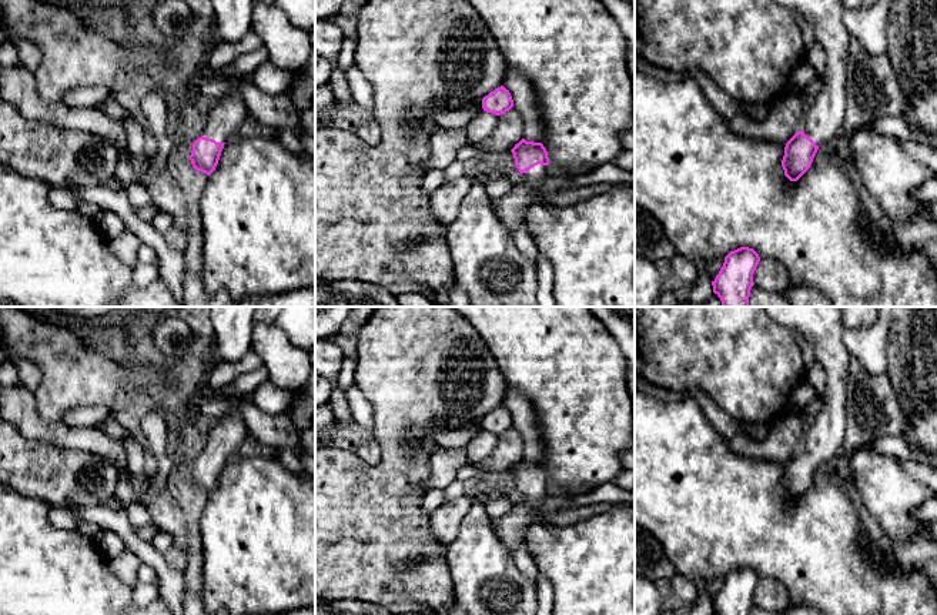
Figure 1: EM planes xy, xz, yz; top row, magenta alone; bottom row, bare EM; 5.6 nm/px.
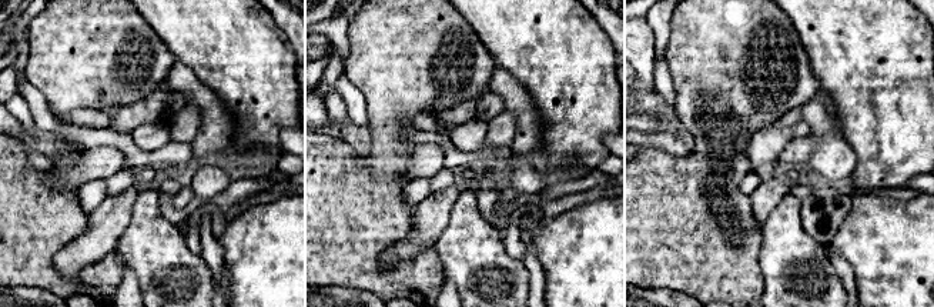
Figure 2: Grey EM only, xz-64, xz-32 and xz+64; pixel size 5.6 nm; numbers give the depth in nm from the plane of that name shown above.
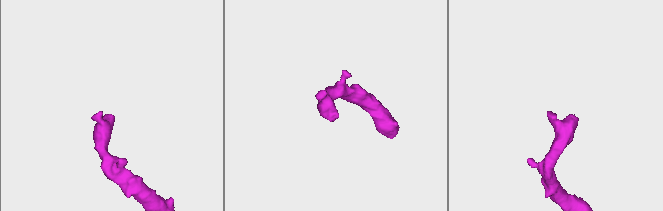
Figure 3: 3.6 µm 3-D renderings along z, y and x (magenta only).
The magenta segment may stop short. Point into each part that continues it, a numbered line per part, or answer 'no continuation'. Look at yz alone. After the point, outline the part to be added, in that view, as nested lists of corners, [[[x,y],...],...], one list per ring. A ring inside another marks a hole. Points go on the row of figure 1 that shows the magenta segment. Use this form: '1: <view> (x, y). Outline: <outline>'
1: yz (827, 113). Outline: [[[773,0],[799,13],[824,49],[826,70],[814,103],[807,108],[803,131],[816,146],[826,147],[846,121],[847,64],[850,33],[843,24],[843,0]]]

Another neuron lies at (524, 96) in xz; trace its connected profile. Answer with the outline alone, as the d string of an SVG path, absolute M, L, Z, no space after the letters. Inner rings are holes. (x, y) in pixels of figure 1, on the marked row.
M508 64L503 87L511 93L513 106L523 118L526 141L542 143L545 124L533 86L521 73Z

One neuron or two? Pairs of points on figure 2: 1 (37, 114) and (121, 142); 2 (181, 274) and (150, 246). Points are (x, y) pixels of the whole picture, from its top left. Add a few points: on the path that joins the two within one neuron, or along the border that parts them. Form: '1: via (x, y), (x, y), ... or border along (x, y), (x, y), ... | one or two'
1: via (59, 127), (89, 137), (100, 137) | one
2: via (174, 270), (157, 253) | one

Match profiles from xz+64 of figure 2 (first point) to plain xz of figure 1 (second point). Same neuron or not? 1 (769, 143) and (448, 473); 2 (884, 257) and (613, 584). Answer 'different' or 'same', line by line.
1: same
2: same

